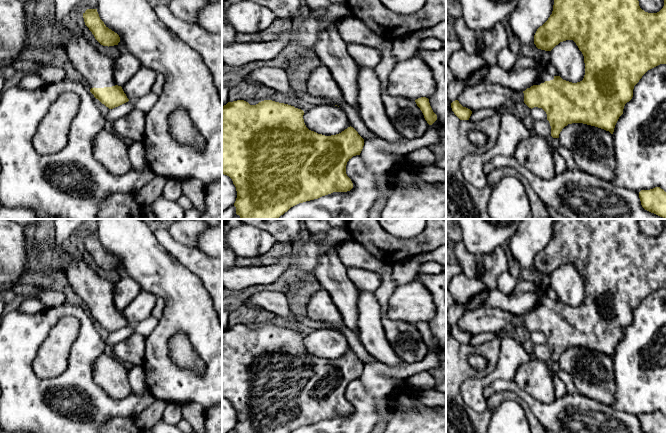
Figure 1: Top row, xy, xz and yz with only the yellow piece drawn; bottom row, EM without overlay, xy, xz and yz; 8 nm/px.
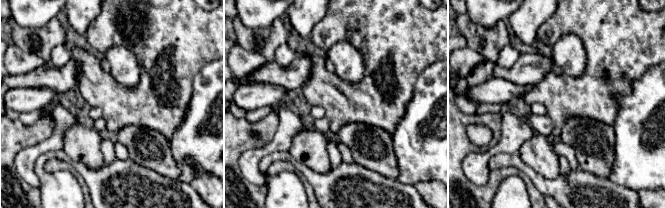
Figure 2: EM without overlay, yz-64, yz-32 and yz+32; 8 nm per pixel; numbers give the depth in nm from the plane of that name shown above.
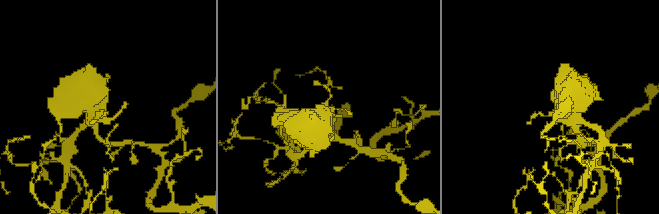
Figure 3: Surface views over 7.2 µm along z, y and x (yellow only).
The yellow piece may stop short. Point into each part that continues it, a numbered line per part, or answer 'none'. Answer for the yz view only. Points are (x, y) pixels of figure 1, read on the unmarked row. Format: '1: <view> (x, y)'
1: yz (543, 300)

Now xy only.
1: xy (96, 292)

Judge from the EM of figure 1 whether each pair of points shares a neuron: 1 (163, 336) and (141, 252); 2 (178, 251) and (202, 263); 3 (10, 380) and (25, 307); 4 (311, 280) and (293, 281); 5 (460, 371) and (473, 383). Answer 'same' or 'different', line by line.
1: same
2: same
3: different
4: same
5: different

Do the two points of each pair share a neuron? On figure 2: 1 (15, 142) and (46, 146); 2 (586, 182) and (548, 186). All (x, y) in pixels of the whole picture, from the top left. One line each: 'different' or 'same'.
1: different
2: same

